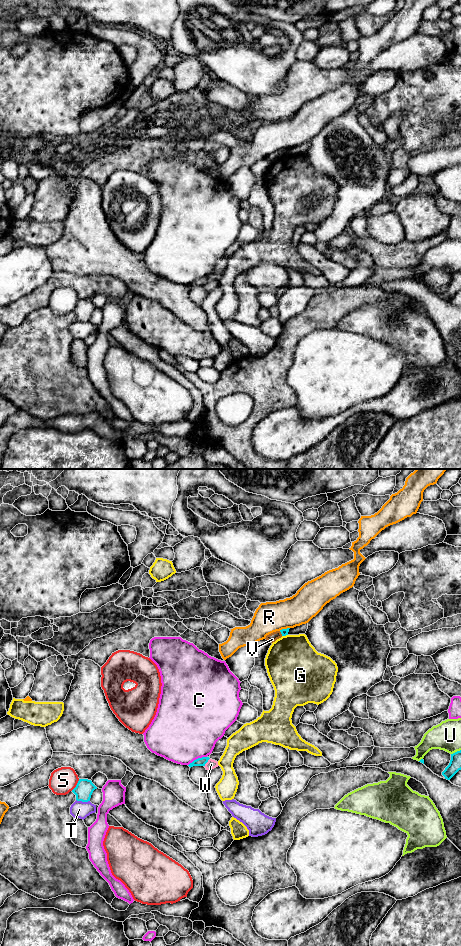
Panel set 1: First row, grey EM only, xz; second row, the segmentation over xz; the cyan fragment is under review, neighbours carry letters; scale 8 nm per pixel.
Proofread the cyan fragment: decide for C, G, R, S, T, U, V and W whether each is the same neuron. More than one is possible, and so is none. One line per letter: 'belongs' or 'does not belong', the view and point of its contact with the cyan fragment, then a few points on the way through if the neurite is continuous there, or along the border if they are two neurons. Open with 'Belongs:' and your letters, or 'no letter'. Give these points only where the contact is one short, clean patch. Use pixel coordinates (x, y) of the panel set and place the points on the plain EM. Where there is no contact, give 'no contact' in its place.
Belongs: no letter
C: does not belong; meets cyan in xz at (198, 278)
G: does not belong; meets cyan in xz at (284, 155)
R: does not belong; meets cyan in xz at (284, 149)
S: does not belong; meets cyan in xz at (76, 305)
T: does not belong; meets cyan in xz at (83, 321)
U: does not belong; meets cyan in xz at (455, 272); border along xz (460, 269), (451, 274)
V: does not belong; meets cyan in xz at (281, 153); border along xz (279, 151), (282, 155)
W: does not belong; meets cyan in xz at (207, 281); border along xz (209, 278), (204, 286)

